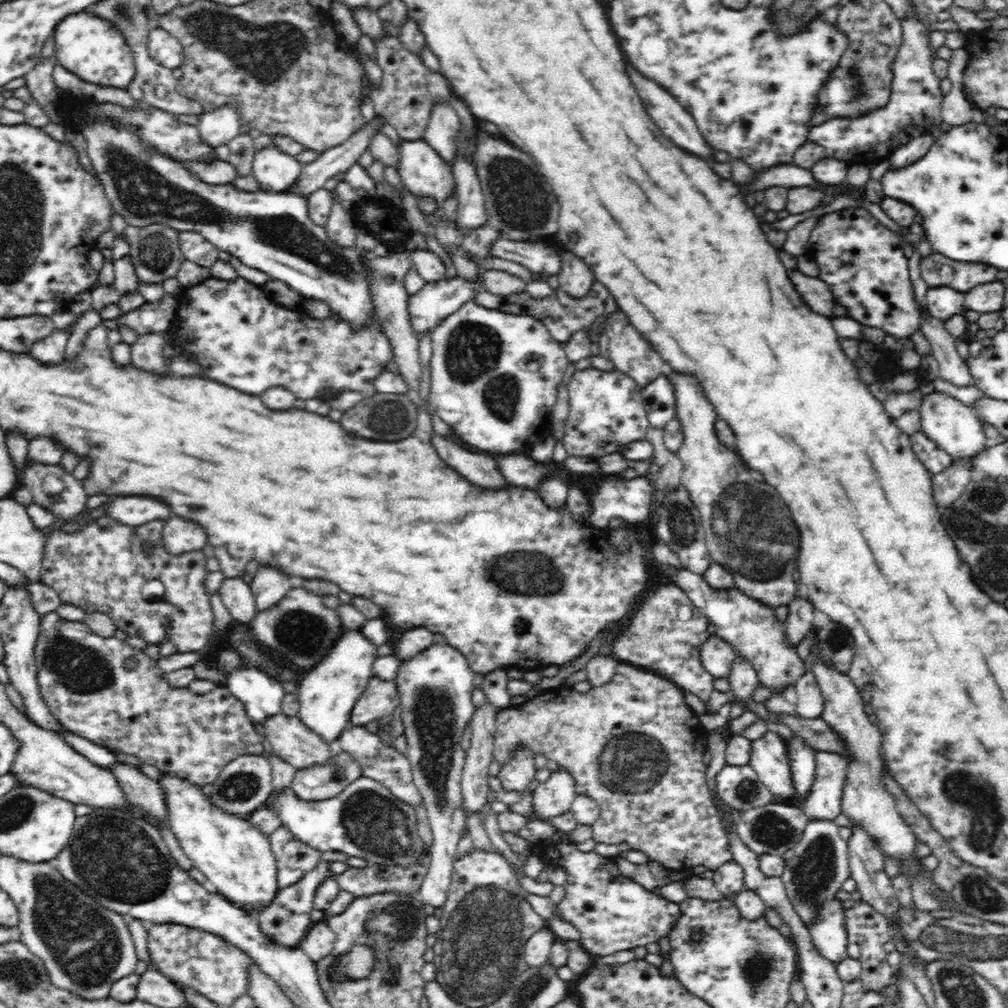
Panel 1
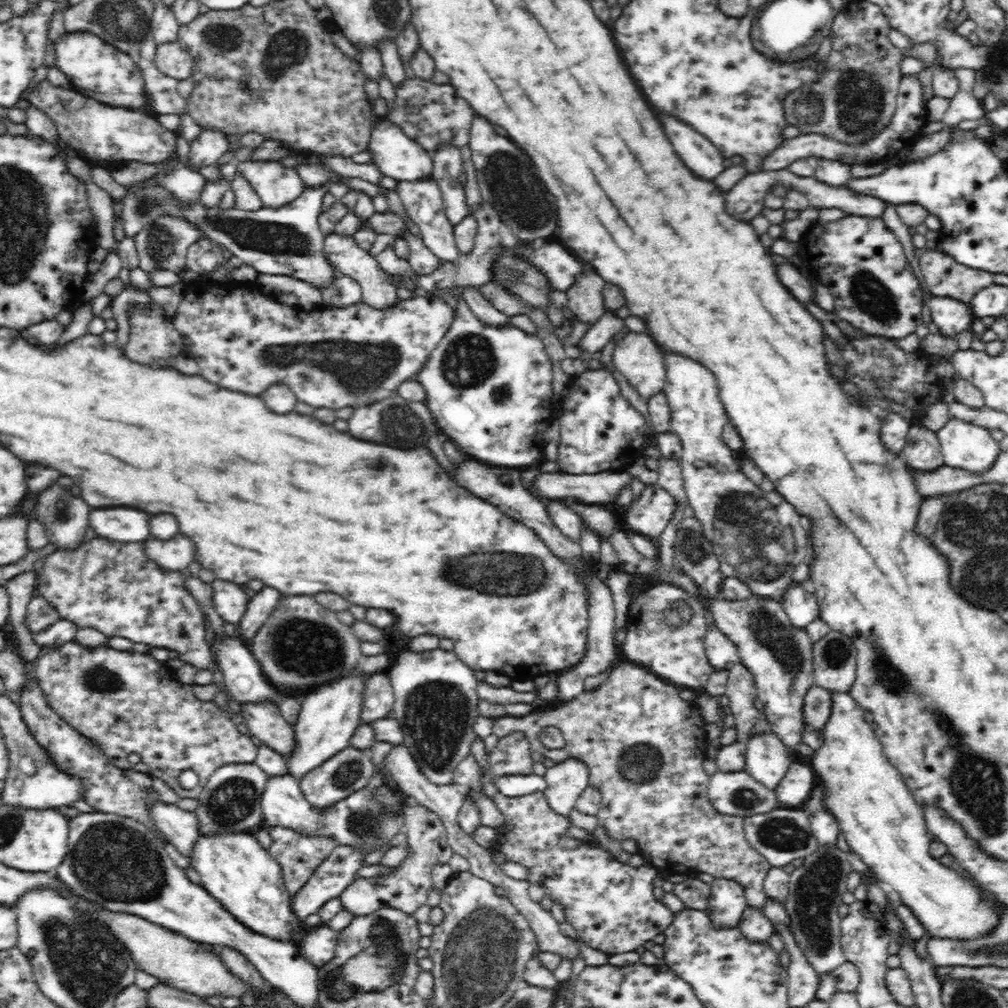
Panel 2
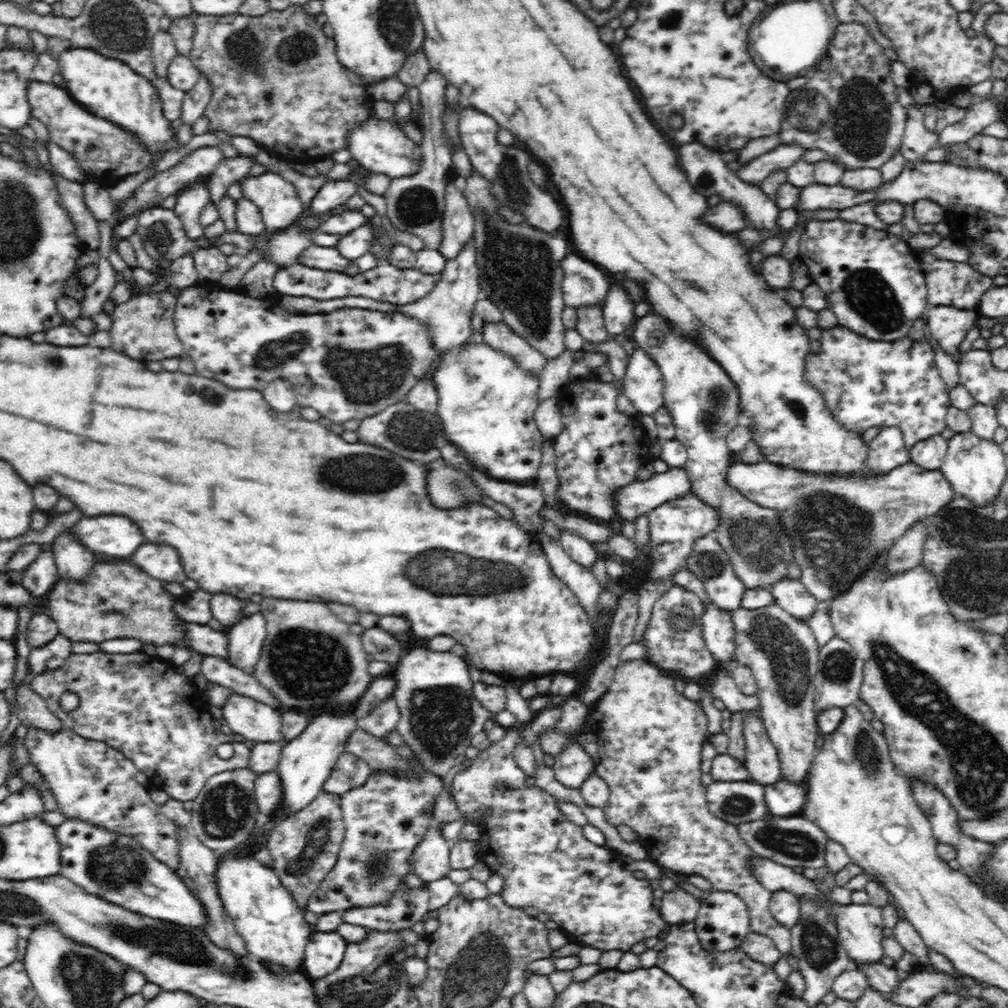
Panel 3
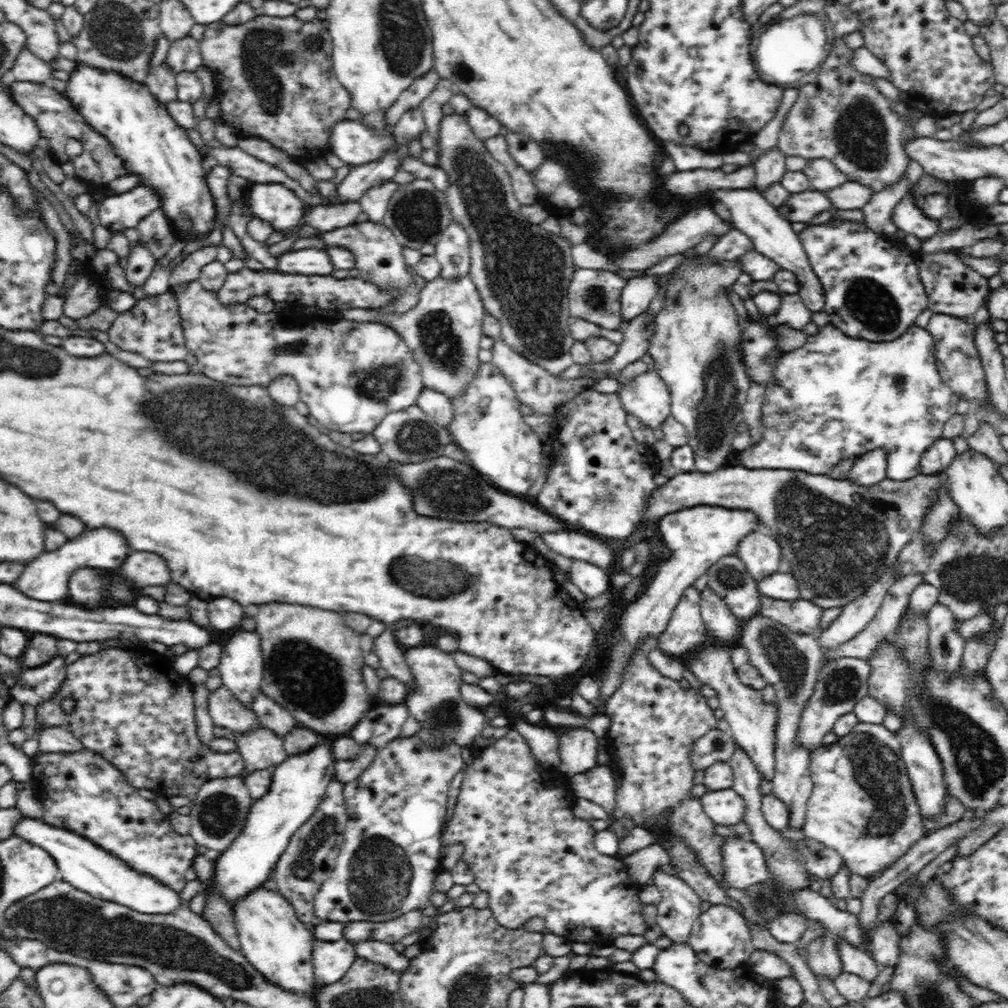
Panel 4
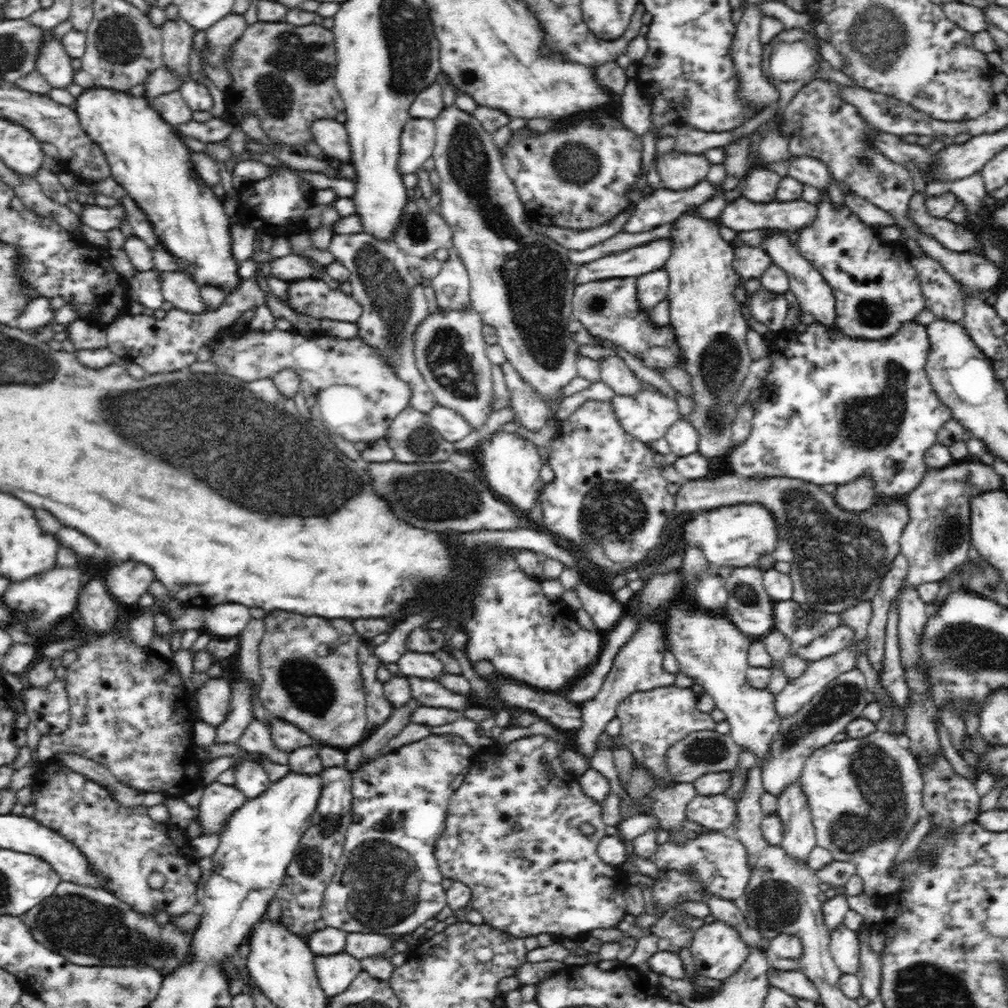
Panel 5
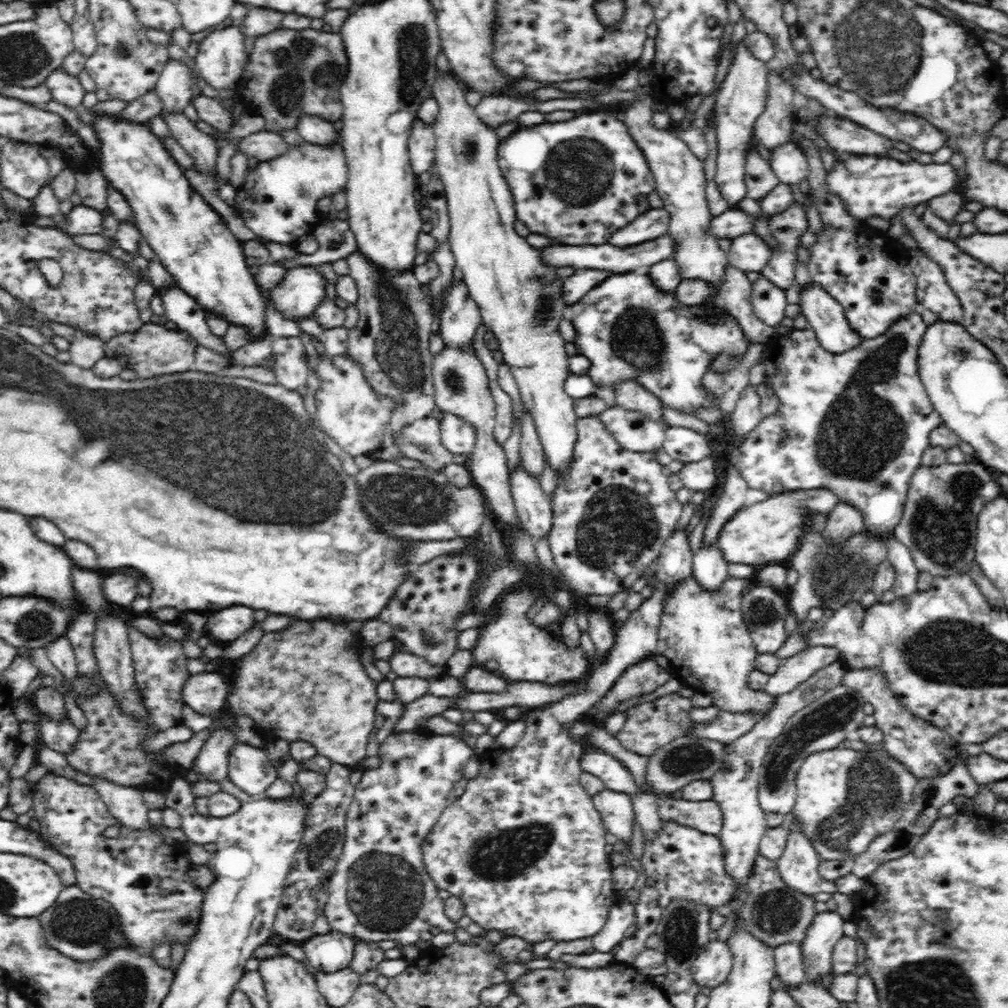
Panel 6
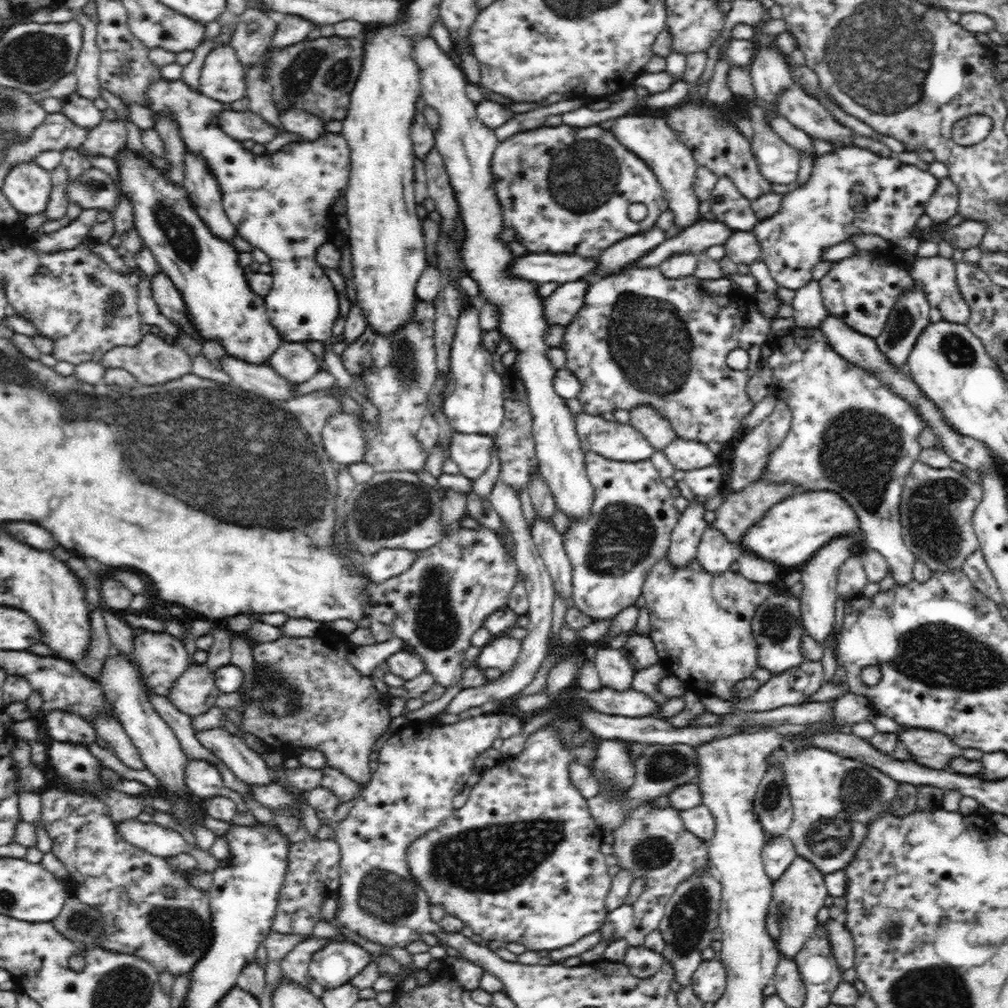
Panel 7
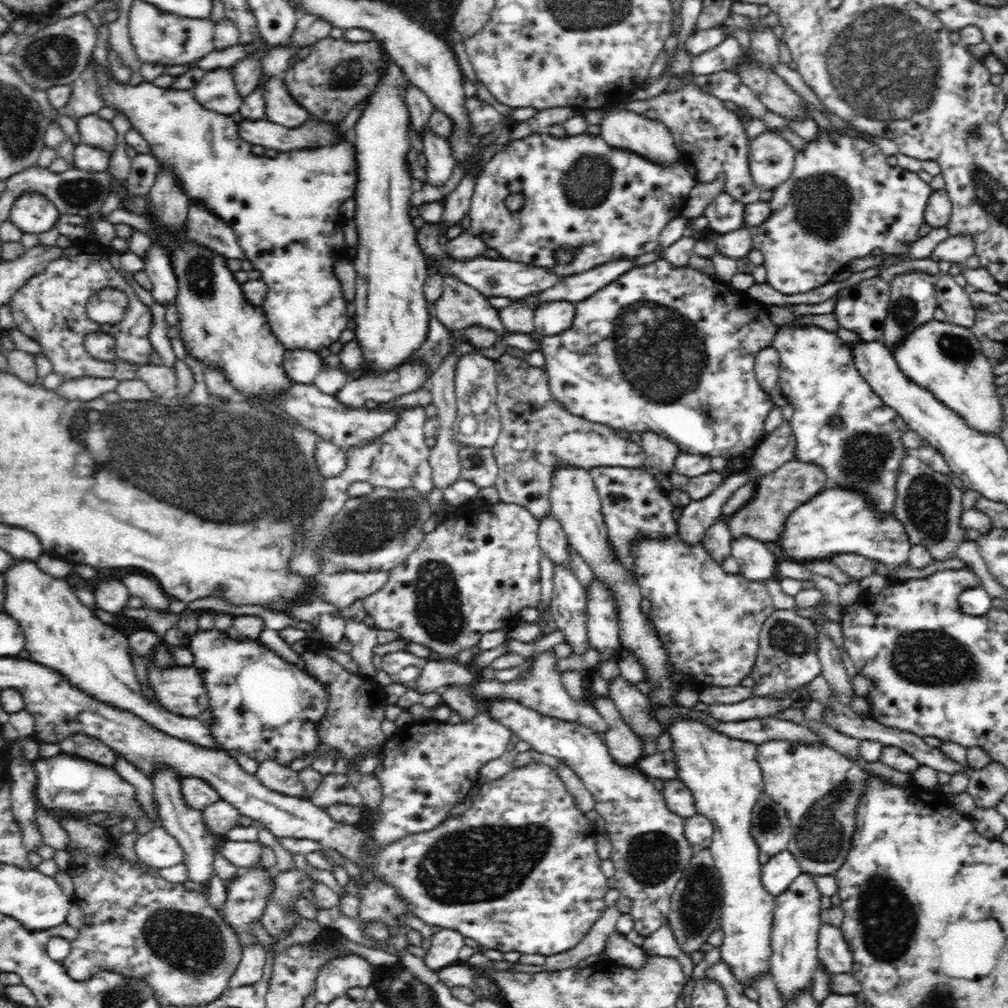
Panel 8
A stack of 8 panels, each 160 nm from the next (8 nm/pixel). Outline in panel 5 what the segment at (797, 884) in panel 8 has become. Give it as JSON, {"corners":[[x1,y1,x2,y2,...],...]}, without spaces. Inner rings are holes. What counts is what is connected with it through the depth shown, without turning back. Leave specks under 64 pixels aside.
{"corners":[[798,779,788,783,778,794,777,812,783,824,783,839,781,847,784,852,793,856,799,862,808,862,810,852,817,845,815,839,815,828,813,825,812,815,809,809,808,797,805,796,804,787]]}

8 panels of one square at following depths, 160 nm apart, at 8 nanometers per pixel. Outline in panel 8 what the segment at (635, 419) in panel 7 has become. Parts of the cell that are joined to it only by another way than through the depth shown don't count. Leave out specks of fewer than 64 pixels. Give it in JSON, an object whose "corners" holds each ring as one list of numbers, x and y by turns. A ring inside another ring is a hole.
{"corners":[[642,432,641,446,646,454,644,464,665,476,675,472,675,460,679,456,678,446,655,432]]}

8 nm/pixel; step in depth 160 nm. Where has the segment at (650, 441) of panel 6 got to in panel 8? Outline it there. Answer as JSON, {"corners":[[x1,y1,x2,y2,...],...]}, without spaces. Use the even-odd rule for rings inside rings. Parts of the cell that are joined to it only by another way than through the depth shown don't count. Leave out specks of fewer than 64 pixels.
{"corners":[[504,353,496,360,497,369,497,405,501,418,501,431,498,441,491,449,496,460,499,474,496,478,500,501,521,505,529,510,536,521,542,521,551,514,549,494,551,491,552,470,556,466,578,466,590,471,595,466,638,468,644,464,646,454,641,444,623,440,614,429,605,424,594,423,568,412,555,401,549,392,548,375,542,367,531,366,525,359]]}

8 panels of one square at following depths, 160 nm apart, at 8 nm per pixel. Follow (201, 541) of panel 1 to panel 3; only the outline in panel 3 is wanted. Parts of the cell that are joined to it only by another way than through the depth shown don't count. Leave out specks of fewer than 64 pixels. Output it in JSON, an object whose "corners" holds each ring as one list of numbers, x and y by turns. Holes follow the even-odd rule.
{"corners":[[142,543,131,555,134,556,135,563,150,574,150,577,166,580,166,583,180,584,187,579,179,554,176,554,172,546]]}

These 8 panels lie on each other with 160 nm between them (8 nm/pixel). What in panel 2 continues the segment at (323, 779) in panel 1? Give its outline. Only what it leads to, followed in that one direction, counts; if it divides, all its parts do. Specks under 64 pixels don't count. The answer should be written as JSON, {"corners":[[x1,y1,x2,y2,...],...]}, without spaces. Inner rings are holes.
{"corners":[[352,746,346,747,342,752,330,756,324,764,320,764,314,770,308,770,298,779,301,791,306,800,315,808,325,808,327,805,336,804,343,797,350,796,356,789,362,788,368,784,370,777,374,774,374,765,370,761,369,753,358,750]]}

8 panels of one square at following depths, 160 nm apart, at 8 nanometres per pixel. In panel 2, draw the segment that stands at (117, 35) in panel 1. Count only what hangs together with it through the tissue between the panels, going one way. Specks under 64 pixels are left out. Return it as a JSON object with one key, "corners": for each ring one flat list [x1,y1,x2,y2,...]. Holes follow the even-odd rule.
{"corners":[[89,30,66,32,55,43,55,55,55,67,62,70,73,88,85,97,100,101,104,105,151,113,144,90,144,79,133,57,109,42,102,41,97,34,90,33]]}

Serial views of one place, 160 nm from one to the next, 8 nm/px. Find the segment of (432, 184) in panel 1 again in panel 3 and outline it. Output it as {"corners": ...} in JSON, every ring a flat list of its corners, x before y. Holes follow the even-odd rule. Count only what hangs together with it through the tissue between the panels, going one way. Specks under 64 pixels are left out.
{"corners":[[369,118,354,128,348,136,348,148,354,160,374,173,386,174,391,179,402,179,416,174,423,163,421,145,404,135,404,131,393,121]]}

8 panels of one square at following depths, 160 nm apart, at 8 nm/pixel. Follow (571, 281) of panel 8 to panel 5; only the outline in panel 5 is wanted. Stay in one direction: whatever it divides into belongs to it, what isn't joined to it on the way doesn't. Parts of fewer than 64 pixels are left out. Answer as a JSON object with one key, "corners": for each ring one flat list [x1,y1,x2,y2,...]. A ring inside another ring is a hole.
{"corners":[[707,178,692,188,668,190,660,188,651,192,635,204,635,209,621,228,630,234,648,232,656,226,664,226,675,221,683,212,703,205,716,193,722,193,721,186,714,186]]}

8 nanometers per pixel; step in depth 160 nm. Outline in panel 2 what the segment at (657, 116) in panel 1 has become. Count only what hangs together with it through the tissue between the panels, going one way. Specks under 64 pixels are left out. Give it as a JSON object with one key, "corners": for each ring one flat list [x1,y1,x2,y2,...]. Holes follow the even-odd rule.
{"corners":[[660,116,660,122,678,156,682,156,698,176,710,176,710,180,714,180,724,172,724,156,702,134,672,116]]}

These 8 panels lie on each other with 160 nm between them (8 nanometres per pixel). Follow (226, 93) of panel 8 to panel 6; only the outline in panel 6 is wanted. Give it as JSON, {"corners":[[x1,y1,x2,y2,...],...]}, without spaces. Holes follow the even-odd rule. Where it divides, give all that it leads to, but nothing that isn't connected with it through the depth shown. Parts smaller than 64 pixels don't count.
{"corners":[[232,26,217,28,200,43,197,55,194,57,195,65,201,77,216,90,237,90,237,80,246,62,244,38,243,28]]}

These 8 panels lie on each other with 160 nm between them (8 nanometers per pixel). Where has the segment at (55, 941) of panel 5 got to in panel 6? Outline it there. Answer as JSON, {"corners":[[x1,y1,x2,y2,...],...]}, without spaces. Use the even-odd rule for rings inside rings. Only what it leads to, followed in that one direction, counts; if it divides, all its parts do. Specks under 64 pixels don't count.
{"corners":[[76,884,64,887,61,896,50,908,46,908,46,912,39,913,38,918,40,924,43,924,47,944,79,963,100,960,118,948,134,950,133,944,121,930,120,915,110,906,109,901,94,897]]}

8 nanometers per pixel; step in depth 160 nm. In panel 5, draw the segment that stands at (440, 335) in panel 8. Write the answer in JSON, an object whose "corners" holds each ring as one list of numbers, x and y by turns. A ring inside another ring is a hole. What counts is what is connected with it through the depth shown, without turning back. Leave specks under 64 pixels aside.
{"corners":[[368,232,334,234,329,251,335,260,350,271,352,295,361,303,361,315,355,322,358,326,357,336,376,345,397,376,408,381,412,389,409,406,428,413,434,406,435,398,430,394,414,359,414,332,429,314,428,300,424,295,424,287,410,275,407,254,398,247,396,241,383,240]]}

